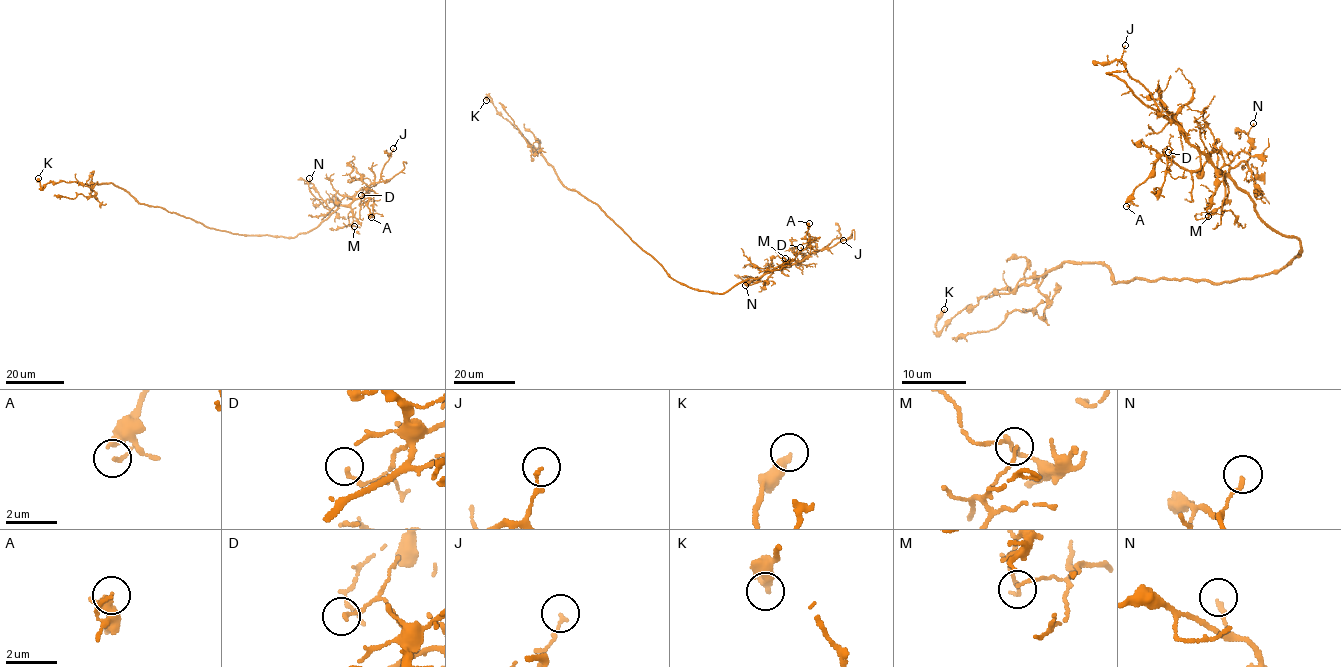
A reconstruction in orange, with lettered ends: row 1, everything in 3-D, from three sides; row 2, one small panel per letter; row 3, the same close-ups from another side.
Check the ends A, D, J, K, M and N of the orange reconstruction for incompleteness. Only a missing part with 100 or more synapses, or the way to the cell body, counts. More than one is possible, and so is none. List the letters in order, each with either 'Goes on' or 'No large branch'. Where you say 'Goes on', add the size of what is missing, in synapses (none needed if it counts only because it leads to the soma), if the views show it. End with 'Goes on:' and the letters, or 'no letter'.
A: No large branch
D: No large branch
J: No large branch
K: No large branch
M: No large branch
N: No large branch
Goes on: no letter

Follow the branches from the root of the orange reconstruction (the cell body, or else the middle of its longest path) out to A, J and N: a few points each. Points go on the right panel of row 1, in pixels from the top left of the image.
A: (1238, 281), (1283, 268), (1299, 255), (1299, 242), (1269, 226), (1205, 155), (1193, 170), (1162, 155), (1126, 206)
J: (1238, 281), (1283, 268), (1299, 255), (1299, 242), (1269, 226), (1249, 196), (1159, 111), (1126, 71), (1125, 45)
N: (1238, 281), (1277, 272), (1301, 249), (1294, 236), (1269, 226), (1230, 179), (1231, 169), (1248, 165), (1253, 123)

